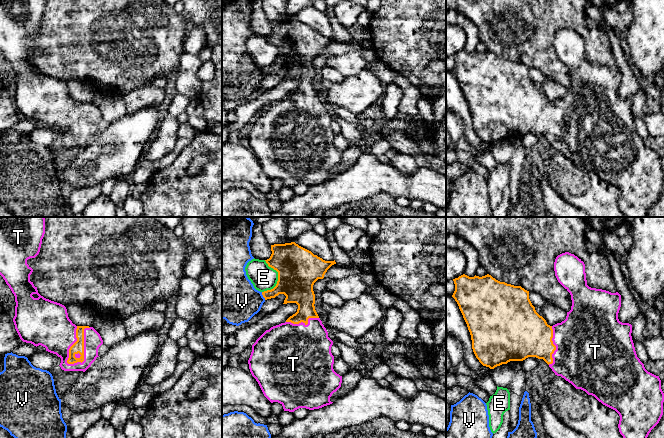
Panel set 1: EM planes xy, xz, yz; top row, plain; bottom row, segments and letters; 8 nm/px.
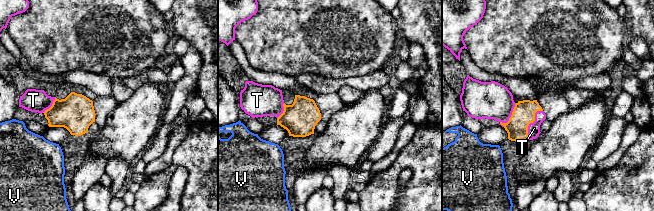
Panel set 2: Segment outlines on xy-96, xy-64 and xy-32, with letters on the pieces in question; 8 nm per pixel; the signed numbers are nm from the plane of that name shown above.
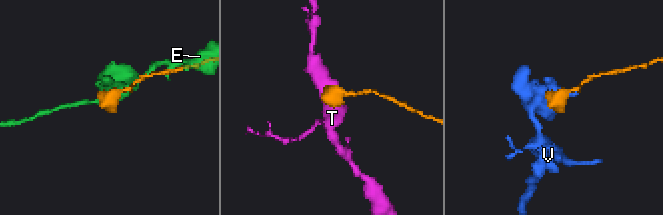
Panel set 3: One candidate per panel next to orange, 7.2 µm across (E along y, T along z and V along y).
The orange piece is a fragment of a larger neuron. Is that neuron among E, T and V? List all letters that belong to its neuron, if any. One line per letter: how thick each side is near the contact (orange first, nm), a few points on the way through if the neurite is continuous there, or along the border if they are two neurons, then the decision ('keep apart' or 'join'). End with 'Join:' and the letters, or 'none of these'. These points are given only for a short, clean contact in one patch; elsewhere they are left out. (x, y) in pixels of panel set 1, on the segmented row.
E: 340 nm thick on the orange side, 200 nm on the other; keep apart
T: 100 nm thick on the orange side, 300 nm on the other; join
V: 220 nm thick on the orange side, 380 nm on the other; border along xz (261, 292), (265, 299); keep apart
Join: T

